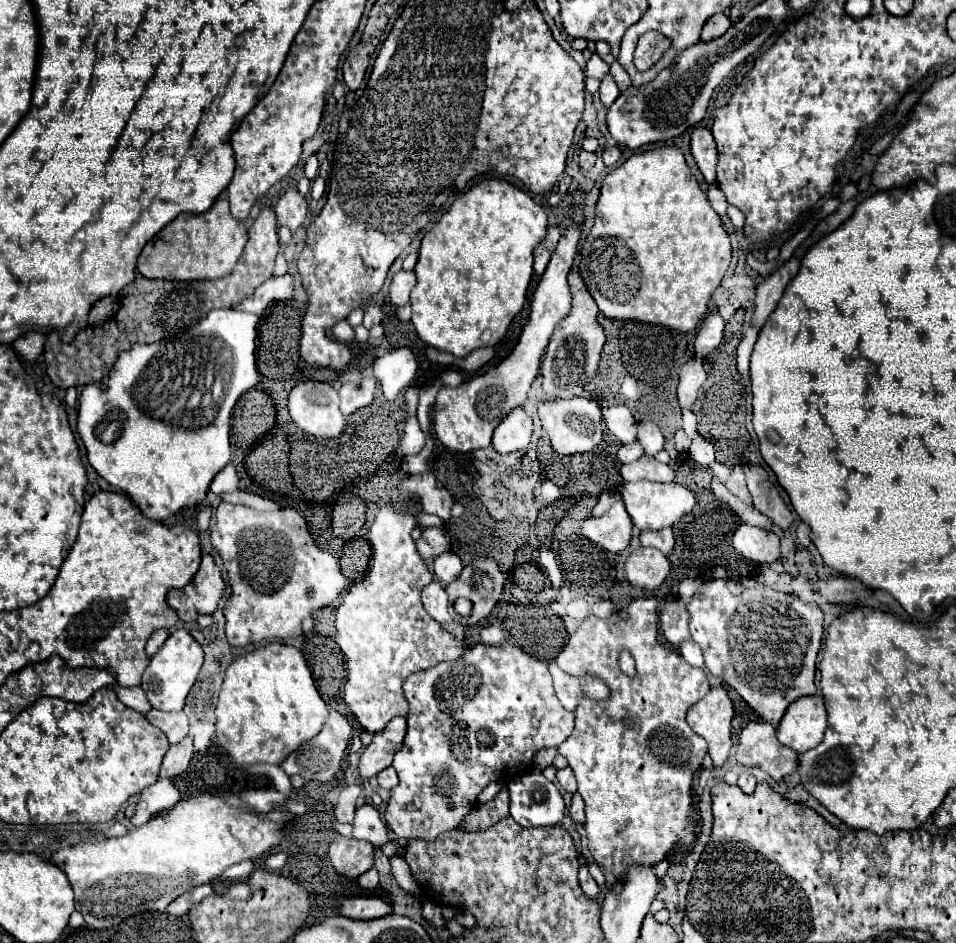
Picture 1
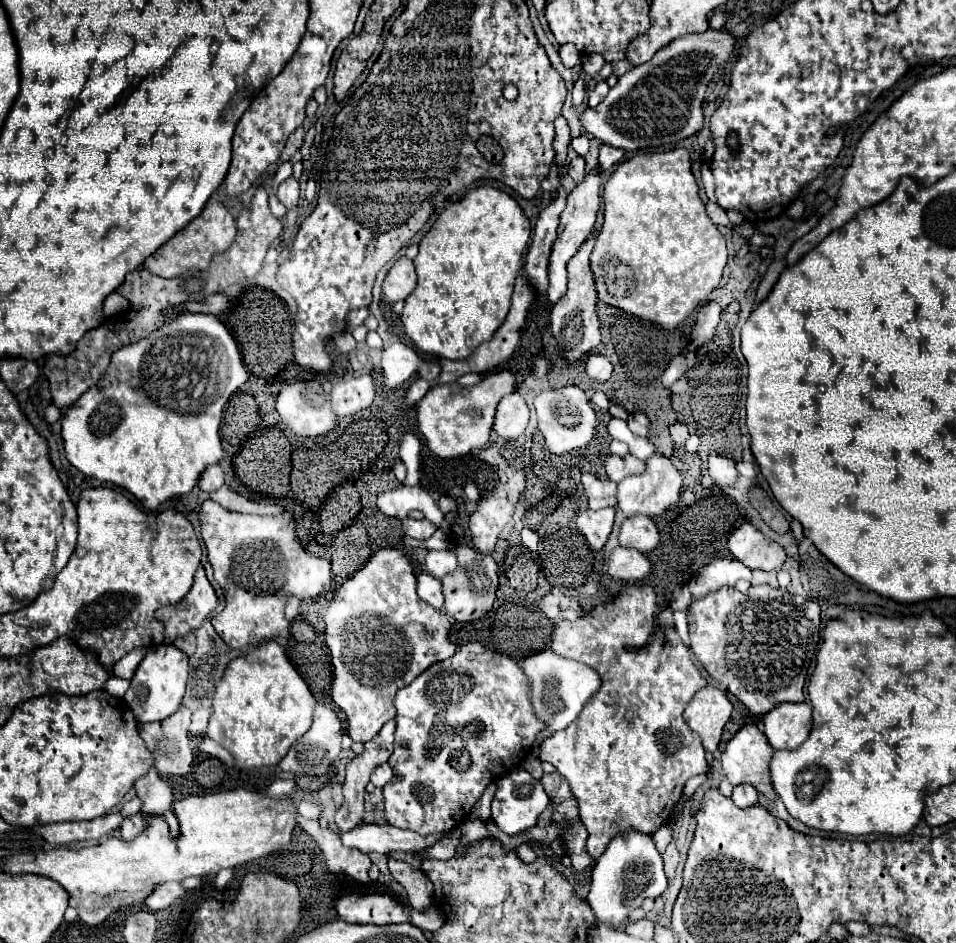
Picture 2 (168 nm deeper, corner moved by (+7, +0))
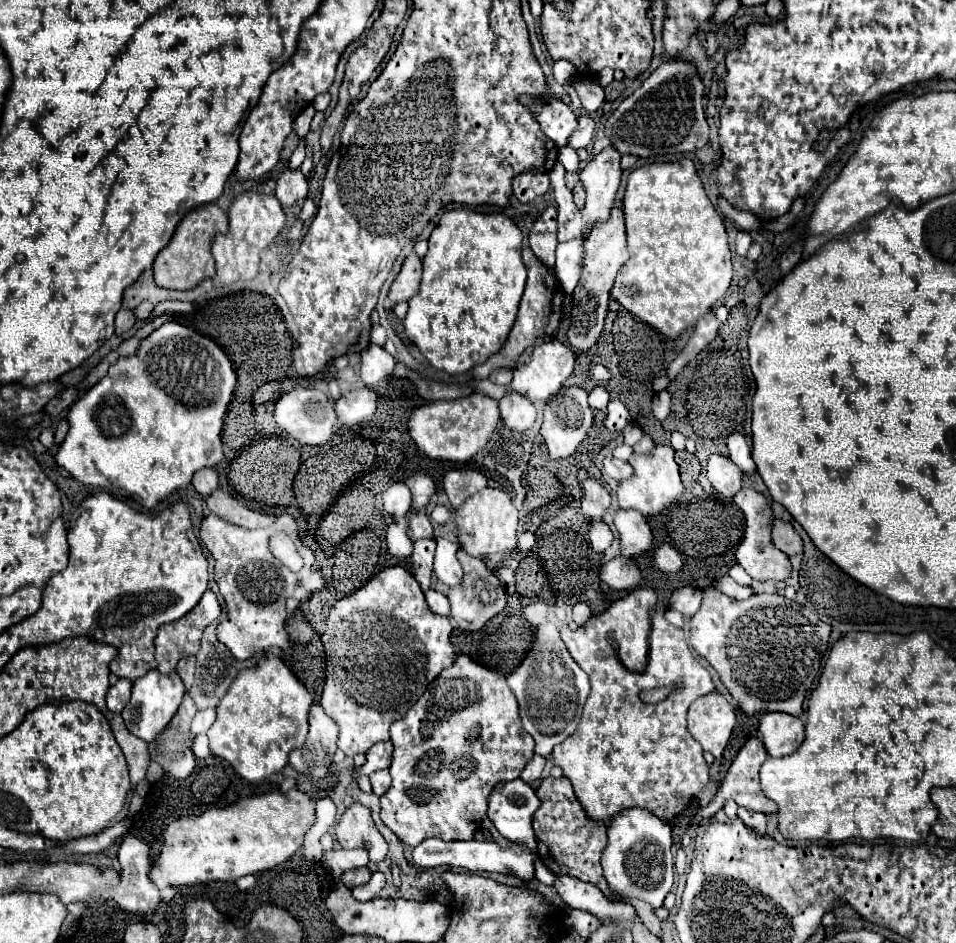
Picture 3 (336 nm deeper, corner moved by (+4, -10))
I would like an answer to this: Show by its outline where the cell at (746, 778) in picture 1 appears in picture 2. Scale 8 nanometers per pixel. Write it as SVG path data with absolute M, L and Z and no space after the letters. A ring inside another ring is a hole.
M744 783L744 785L740 785L740 787L734 787L732 801L734 801L738 807L750 807L752 803L758 801L758 791L756 791L754 787L750 787L750 783Z

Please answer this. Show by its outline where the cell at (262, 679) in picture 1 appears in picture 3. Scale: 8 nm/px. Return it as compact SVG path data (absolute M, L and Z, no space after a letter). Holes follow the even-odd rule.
M265 655L255 667L243 669L239 677L231 683L231 689L225 693L223 701L217 707L217 721L207 731L209 747L215 755L229 761L233 769L249 783L267 781L271 775L279 773L289 763L289 753L293 749L303 747L309 731L307 711L311 703L311 693L297 681L297 677L285 667L285 663L275 655Z

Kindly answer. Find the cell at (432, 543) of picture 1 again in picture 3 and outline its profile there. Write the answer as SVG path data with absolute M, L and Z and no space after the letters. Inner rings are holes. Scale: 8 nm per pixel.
M421 509L421 511L415 511L409 519L409 525L407 525L407 535L411 541L417 541L417 539L423 539L423 537L433 537L433 527L431 522L427 519L427 511Z

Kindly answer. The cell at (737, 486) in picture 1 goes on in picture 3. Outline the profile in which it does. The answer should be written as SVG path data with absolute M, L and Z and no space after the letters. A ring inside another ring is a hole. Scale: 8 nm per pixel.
M711 455L707 463L707 477L711 485L723 495L723 497L733 497L741 489L741 469L723 455ZM713 461L713 463L711 463Z

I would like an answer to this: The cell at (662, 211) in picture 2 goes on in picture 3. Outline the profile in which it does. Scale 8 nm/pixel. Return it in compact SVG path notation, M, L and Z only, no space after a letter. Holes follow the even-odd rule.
M681 159L675 163L651 163L635 169L627 181L623 209L631 257L619 269L611 297L615 297L639 319L659 329L663 335L675 339L687 327L693 327L701 315L711 311L729 289L731 253L727 245L725 221L709 201L691 159Z

